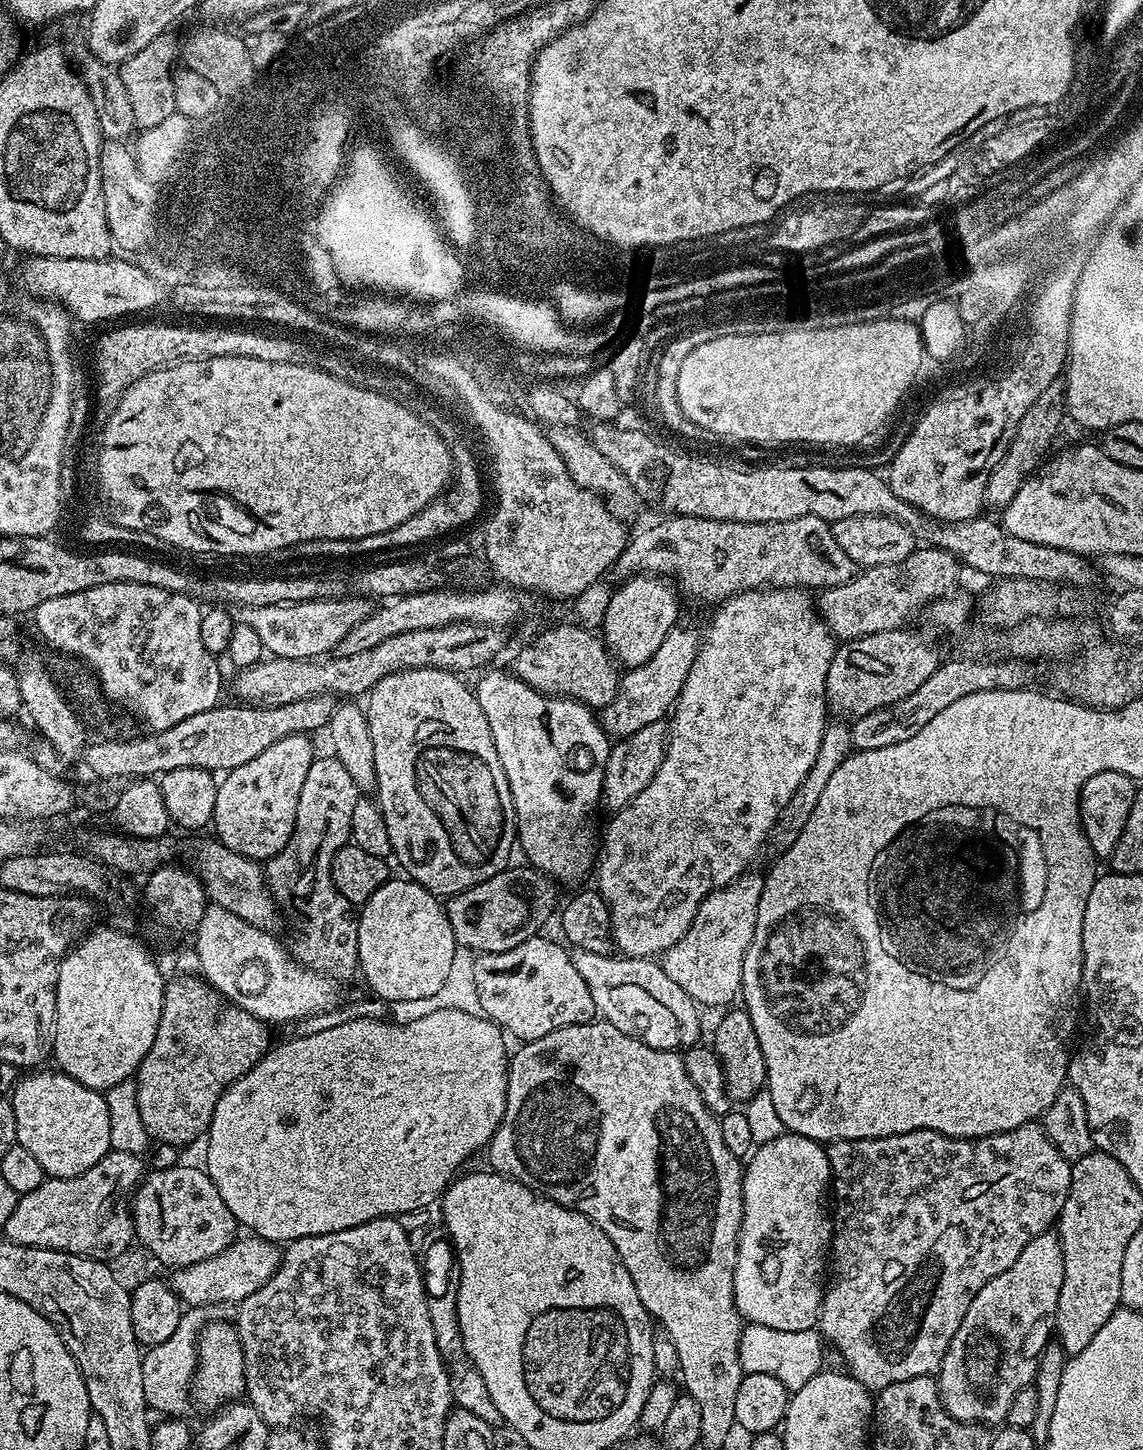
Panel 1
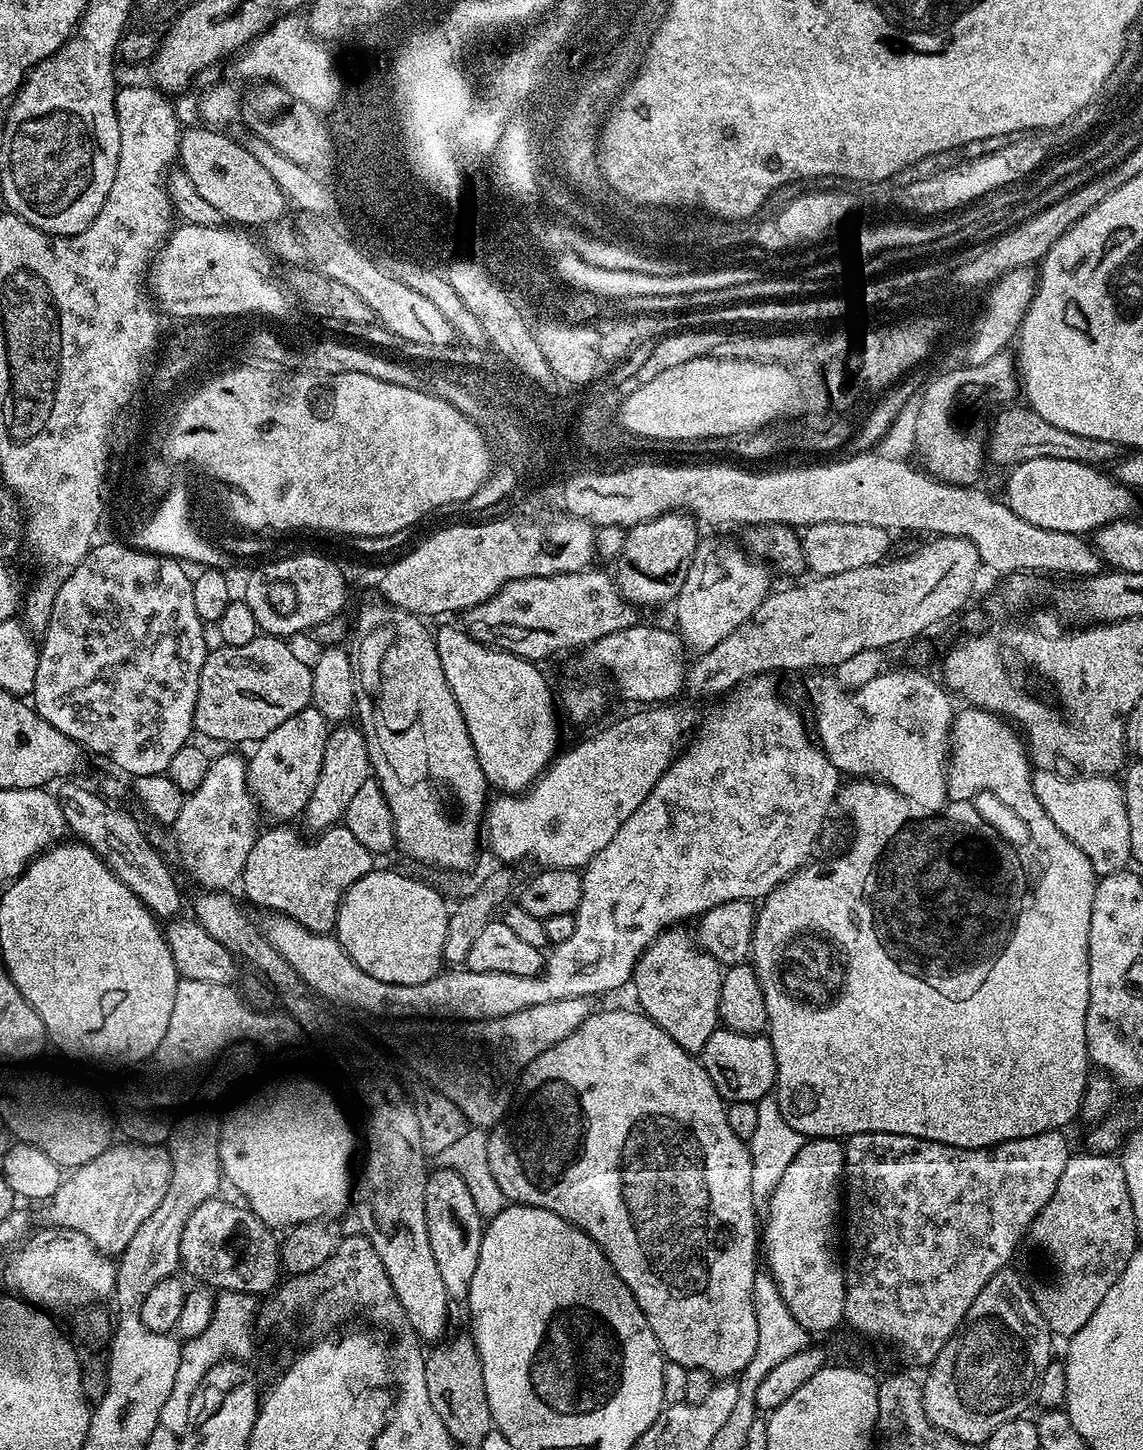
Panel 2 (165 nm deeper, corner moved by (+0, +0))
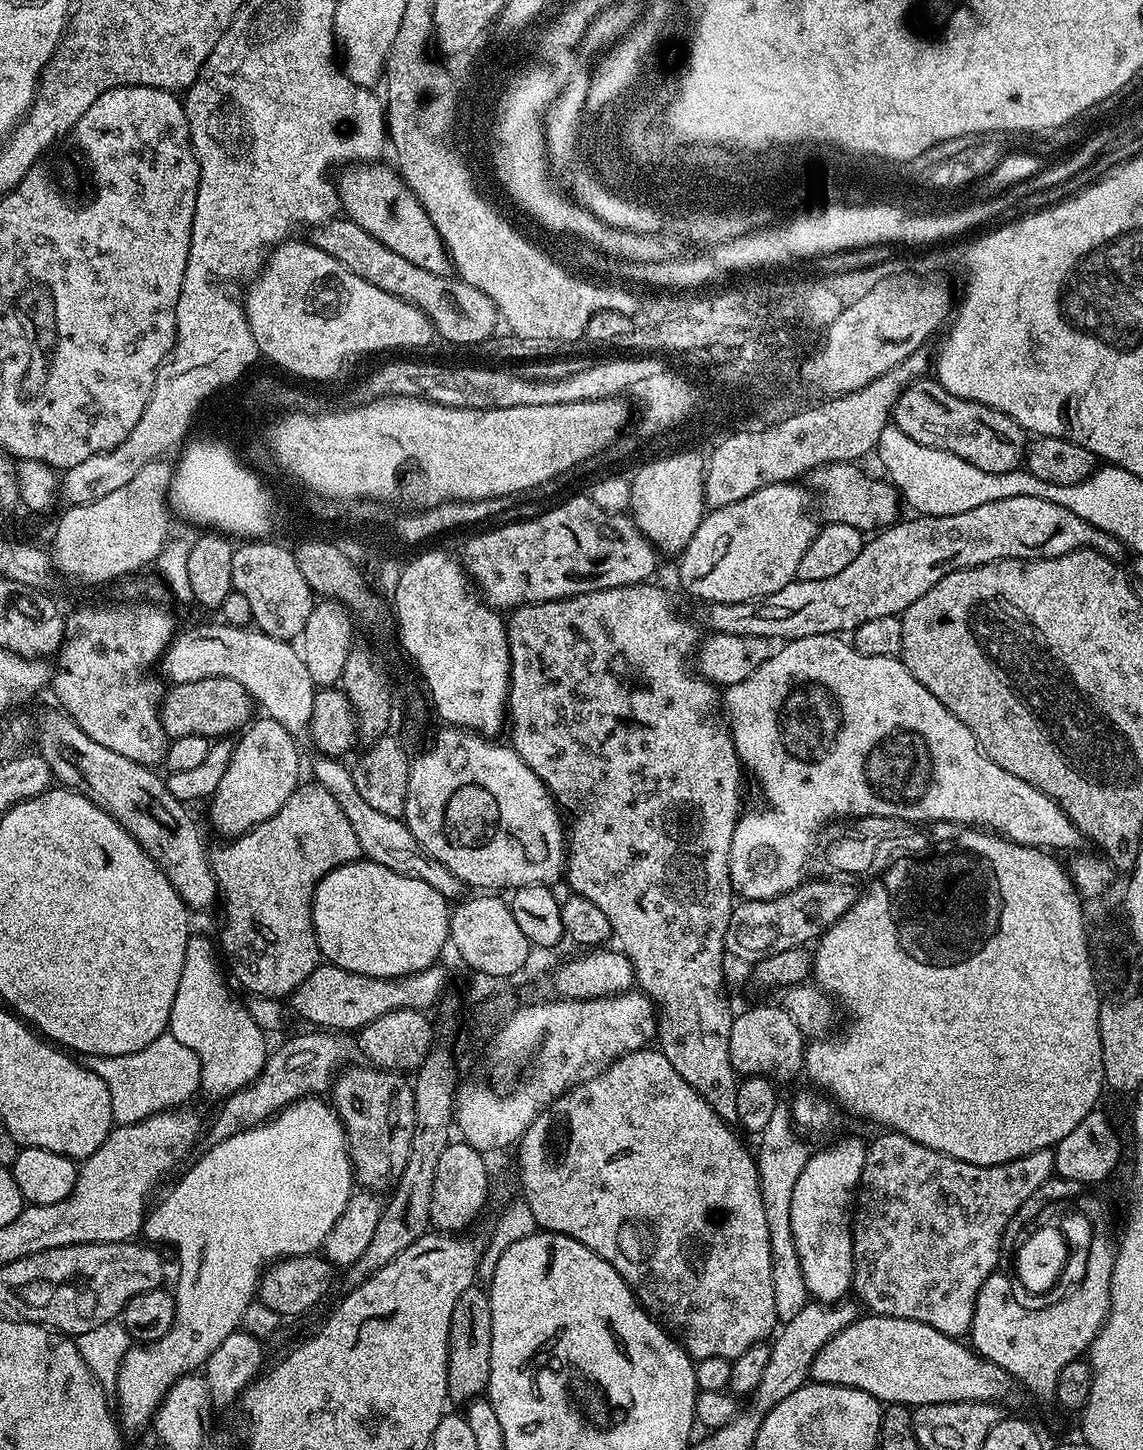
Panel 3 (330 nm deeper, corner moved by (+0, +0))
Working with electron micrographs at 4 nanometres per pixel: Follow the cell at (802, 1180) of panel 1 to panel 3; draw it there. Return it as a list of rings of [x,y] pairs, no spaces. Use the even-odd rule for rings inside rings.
[[[852,1136],[808,1157],[790,1202],[790,1226],[806,1278],[808,1295],[822,1304],[835,1304],[849,1295],[854,1284],[852,1259],[852,1217],[862,1166],[868,1153],[865,1141]]]

